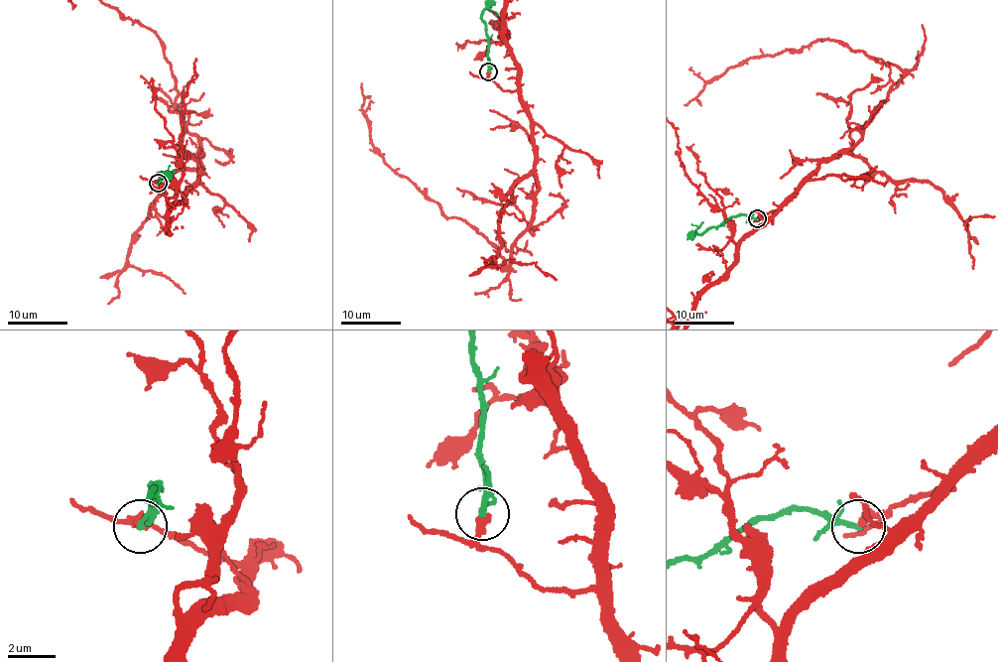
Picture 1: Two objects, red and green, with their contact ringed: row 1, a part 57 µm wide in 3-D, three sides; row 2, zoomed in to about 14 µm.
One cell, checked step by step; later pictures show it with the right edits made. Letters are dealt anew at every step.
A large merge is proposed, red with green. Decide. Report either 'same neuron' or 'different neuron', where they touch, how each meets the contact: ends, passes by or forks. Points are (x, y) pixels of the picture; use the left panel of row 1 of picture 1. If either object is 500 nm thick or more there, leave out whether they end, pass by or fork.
different neuron; place (158, 183); red ends; green passes by

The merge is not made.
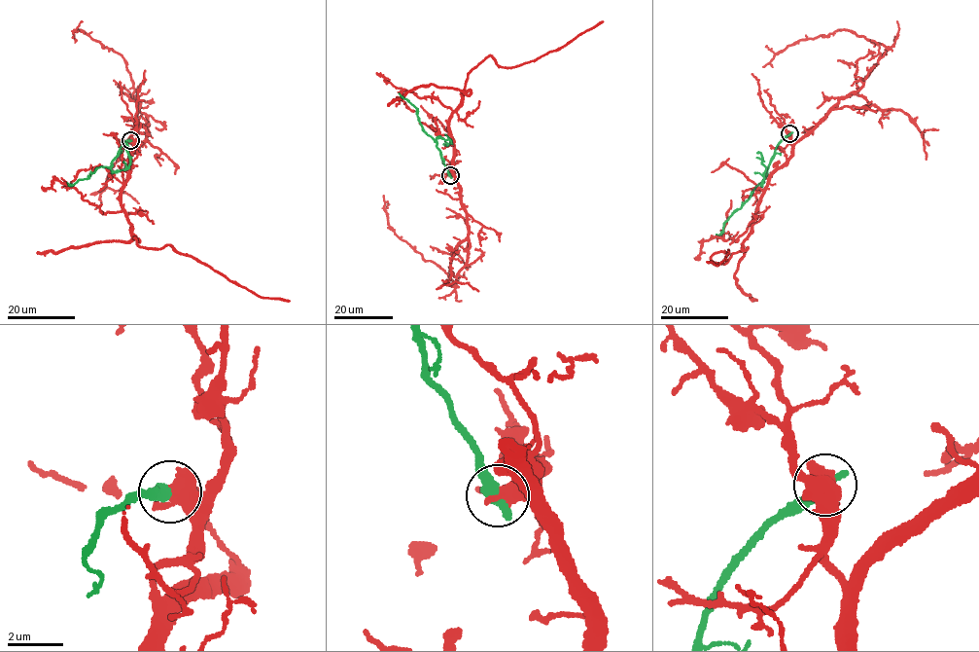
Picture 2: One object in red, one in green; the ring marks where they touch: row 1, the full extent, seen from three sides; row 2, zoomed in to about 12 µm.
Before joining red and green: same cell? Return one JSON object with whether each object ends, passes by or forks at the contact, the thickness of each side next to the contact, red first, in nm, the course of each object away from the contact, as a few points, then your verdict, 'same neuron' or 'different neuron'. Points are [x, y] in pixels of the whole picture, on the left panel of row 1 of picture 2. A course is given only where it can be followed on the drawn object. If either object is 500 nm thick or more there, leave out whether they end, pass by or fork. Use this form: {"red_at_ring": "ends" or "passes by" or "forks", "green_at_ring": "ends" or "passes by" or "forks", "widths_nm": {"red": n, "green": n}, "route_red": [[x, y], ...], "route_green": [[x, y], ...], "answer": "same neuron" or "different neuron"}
{"widths_nm": {"red": 700, "green": 550}, "route_red": [[130, 140], [130, 171], [121, 205], [136, 244], [171, 246], [262, 297], [290, 301]], "route_green": [[130, 140], [122, 144], [112, 165], [100, 166], [89, 177], [71, 184], [67, 182]], "answer": "different neuron"}

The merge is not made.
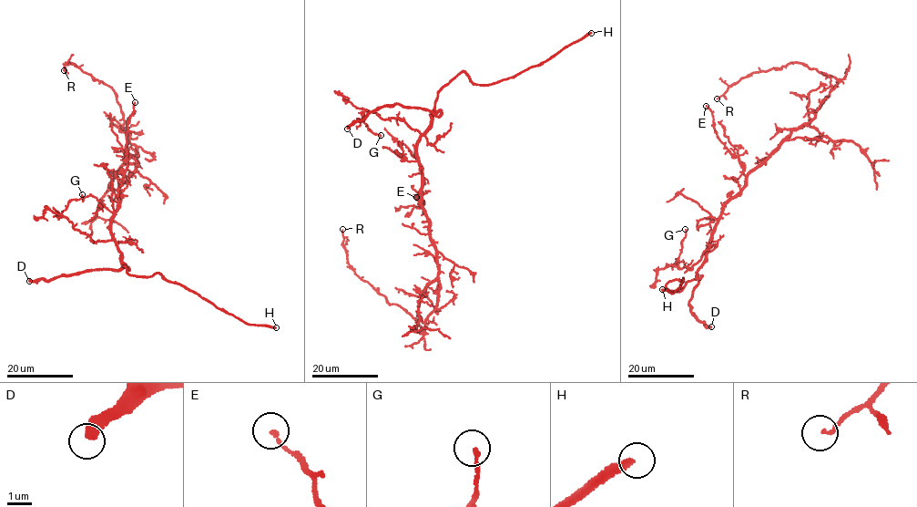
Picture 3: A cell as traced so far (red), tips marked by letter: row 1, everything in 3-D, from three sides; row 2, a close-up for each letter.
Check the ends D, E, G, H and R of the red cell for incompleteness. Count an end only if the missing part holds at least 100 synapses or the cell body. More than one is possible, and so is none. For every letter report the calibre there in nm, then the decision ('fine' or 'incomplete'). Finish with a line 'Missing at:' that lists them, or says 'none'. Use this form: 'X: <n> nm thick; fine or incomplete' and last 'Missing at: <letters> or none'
D: 440 nm thick; incomplete
E: 160 nm thick; fine
G: 190 nm thick; fine
H: 300 nm thick; incomplete
R: 140 nm thick; fine
Missing at: D, H

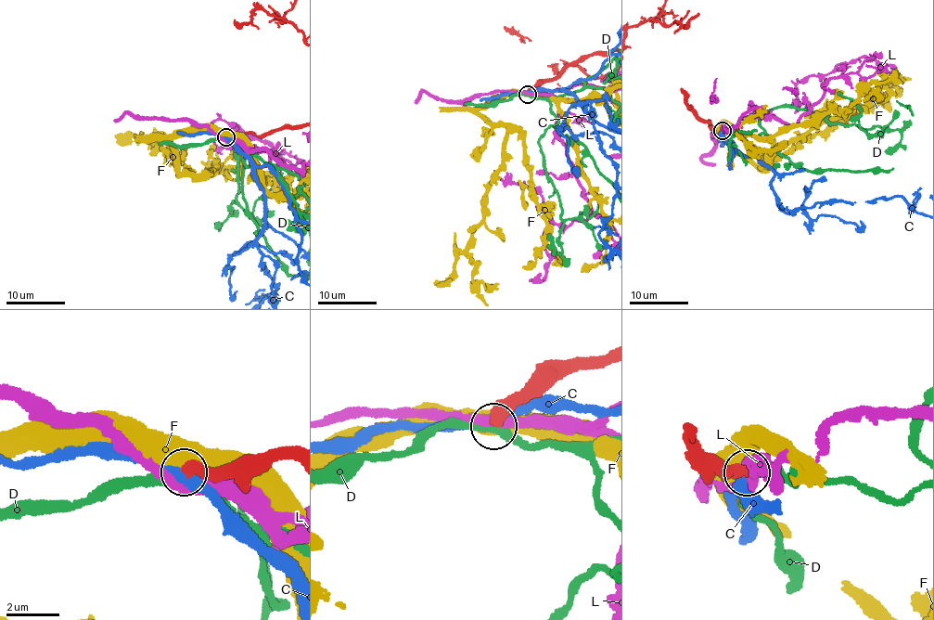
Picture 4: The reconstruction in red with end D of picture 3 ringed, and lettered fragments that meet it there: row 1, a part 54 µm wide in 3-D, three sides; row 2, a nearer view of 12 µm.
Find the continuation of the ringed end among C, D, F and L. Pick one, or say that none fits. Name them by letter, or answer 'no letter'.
D

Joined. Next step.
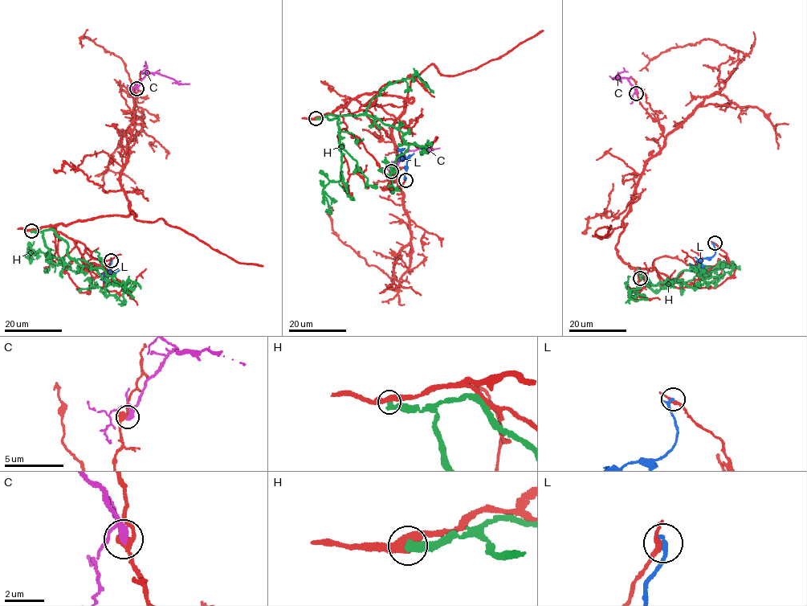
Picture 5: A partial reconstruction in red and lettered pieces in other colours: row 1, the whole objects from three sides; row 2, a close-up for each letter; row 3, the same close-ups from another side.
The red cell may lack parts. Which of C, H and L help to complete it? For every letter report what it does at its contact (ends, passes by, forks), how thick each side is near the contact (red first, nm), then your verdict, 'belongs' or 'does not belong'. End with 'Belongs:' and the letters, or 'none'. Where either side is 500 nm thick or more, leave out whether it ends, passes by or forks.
C: it forks there; 360 nm thick on the red side, 240 nm on the other; does not belong
H: 500 nm thick on the red side, 440 nm on the other; does not belong
L: it ends there; 240 nm thick on the red side, 240 nm on the other; does not belong
Belongs: none

